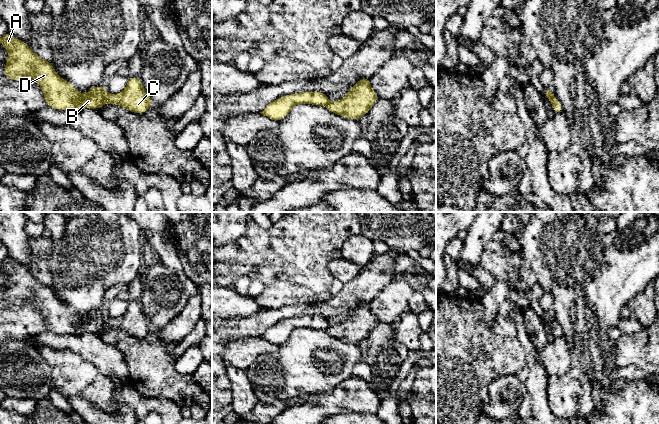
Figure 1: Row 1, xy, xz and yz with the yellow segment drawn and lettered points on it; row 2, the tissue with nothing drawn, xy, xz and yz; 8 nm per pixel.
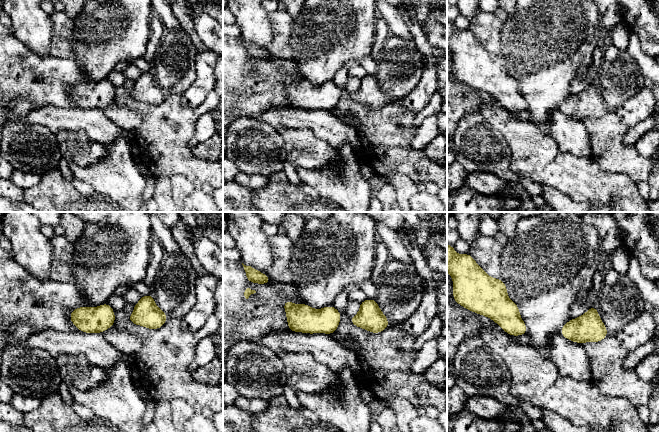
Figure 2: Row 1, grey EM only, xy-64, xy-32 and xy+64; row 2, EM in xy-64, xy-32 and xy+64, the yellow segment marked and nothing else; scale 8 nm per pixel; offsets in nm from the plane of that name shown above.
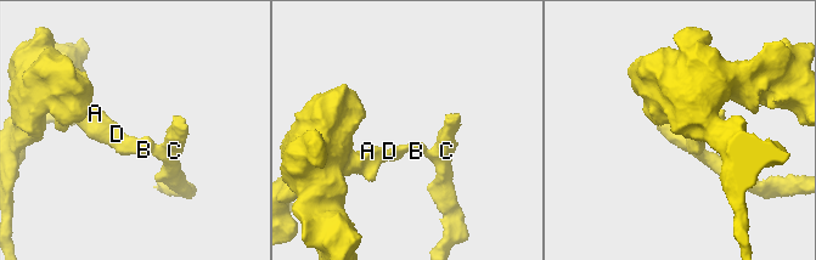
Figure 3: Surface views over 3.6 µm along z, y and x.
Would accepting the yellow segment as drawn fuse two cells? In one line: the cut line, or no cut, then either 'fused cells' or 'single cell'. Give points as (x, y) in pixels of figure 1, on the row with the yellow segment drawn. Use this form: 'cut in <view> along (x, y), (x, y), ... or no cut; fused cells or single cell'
cut in xy along (107, 93), (103, 103); fused cells

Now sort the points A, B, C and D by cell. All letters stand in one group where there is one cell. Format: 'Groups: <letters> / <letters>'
Groups: A B D / C

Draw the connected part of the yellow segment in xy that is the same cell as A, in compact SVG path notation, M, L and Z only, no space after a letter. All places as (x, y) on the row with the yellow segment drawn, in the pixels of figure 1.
M6 32L0 43L9 54L4 75L18 81L32 76L41 86L47 106L56 110L100 109L103 106L107 91L102 86L82 95L56 73L51 62L36 55L25 42Z

